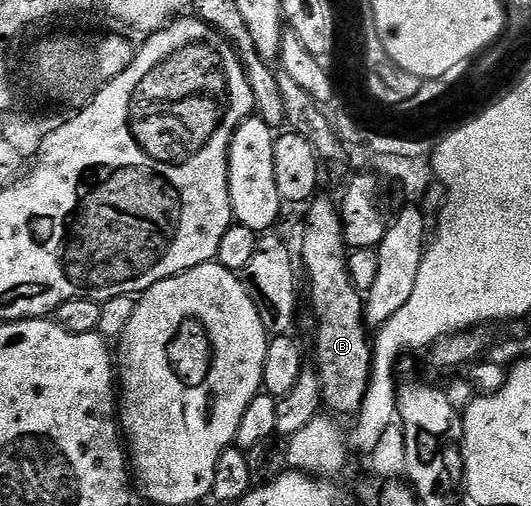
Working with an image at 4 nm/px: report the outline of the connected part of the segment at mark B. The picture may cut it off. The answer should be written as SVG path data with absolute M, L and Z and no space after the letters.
M319 199L307 208L308 224L304 227L304 263L308 266L308 287L312 290L312 311L316 314L314 367L320 373L323 406L327 410L329 407L330 410L337 411L332 412L337 416L355 416L364 404L372 376L374 343L364 317L365 296L356 287L352 271L348 267L344 222L340 220L335 202Z

